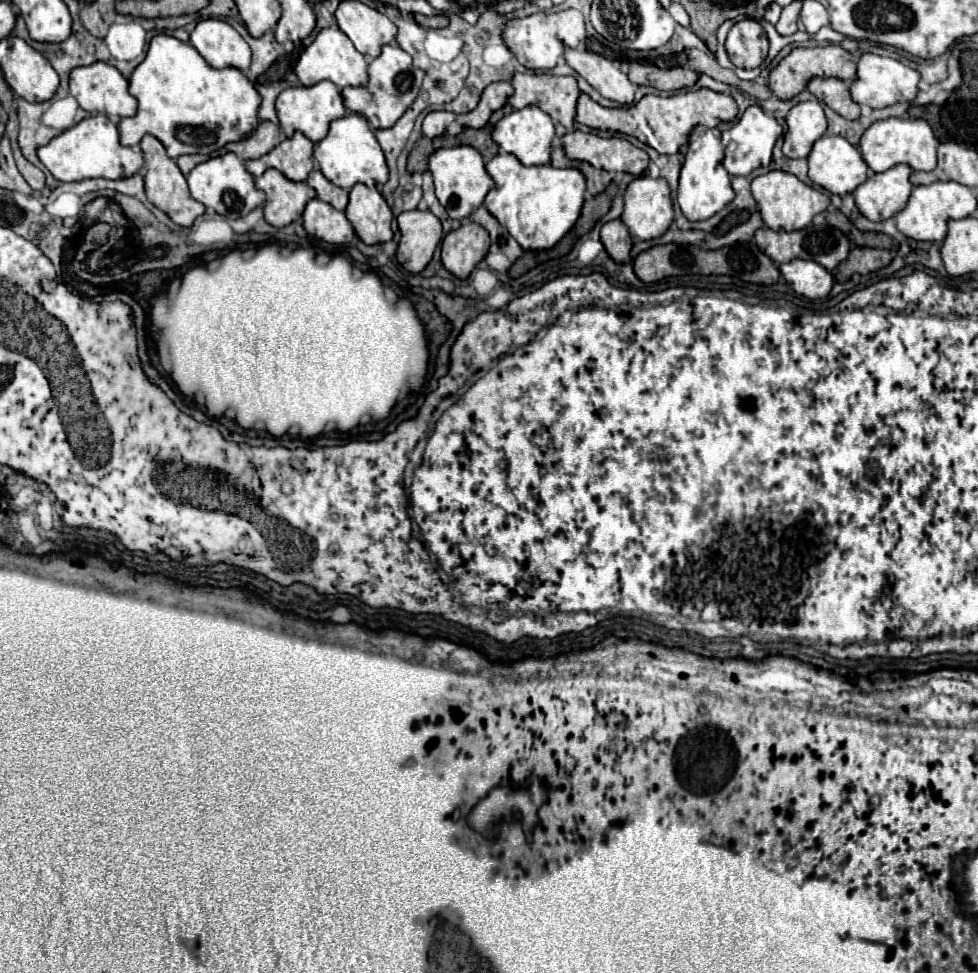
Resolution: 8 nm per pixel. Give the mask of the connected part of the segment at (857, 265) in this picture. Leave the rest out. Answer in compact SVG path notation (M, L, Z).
M855 247L851 249L847 261L843 261L837 267L835 279L837 281L847 281L851 275L859 273L871 273L871 271L879 271L883 267L887 267L891 263L891 253L887 249L867 249L867 247Z

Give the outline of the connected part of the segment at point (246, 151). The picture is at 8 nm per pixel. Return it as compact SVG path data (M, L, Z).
M261 121L259 127L243 141L237 141L237 143L231 143L227 145L227 151L235 153L239 159L243 161L249 161L249 159L257 159L265 153L269 153L275 145L281 143L279 139L279 127L273 125L271 121Z

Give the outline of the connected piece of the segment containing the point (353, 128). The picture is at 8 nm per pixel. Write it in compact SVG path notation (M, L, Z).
M357 113L345 115L331 123L327 137L321 139L319 145L315 147L315 161L319 163L321 173L331 183L343 189L351 189L355 183L363 183L371 189L381 189L389 177L389 169L387 169L383 151L373 135L373 129L369 127L367 119Z

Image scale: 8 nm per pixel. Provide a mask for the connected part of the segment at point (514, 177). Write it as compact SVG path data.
M497 153L485 167L491 179L495 181L495 187L485 197L485 207L525 251L551 249L575 225L585 195L585 177L577 169L557 169L551 165L525 167L517 161L515 155L509 153Z

